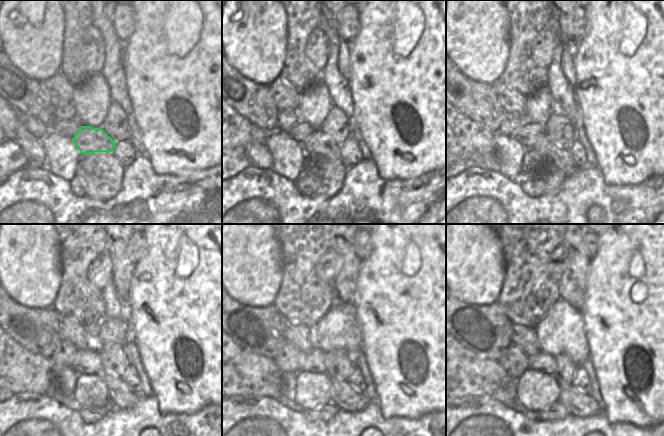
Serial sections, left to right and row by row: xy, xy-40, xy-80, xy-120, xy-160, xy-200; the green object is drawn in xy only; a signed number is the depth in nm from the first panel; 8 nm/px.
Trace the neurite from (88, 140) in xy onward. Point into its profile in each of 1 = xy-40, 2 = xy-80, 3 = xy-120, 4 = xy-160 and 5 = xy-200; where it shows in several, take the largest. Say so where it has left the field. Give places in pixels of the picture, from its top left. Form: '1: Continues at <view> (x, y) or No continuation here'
1: Continues at xy-40 (318, 145)
2: Continues at xy-80 (556, 156)
3: Continues at xy-120 (120, 395)
4: Continues at xy-160 (346, 397)
5: Continues at xy-200 (577, 403).

